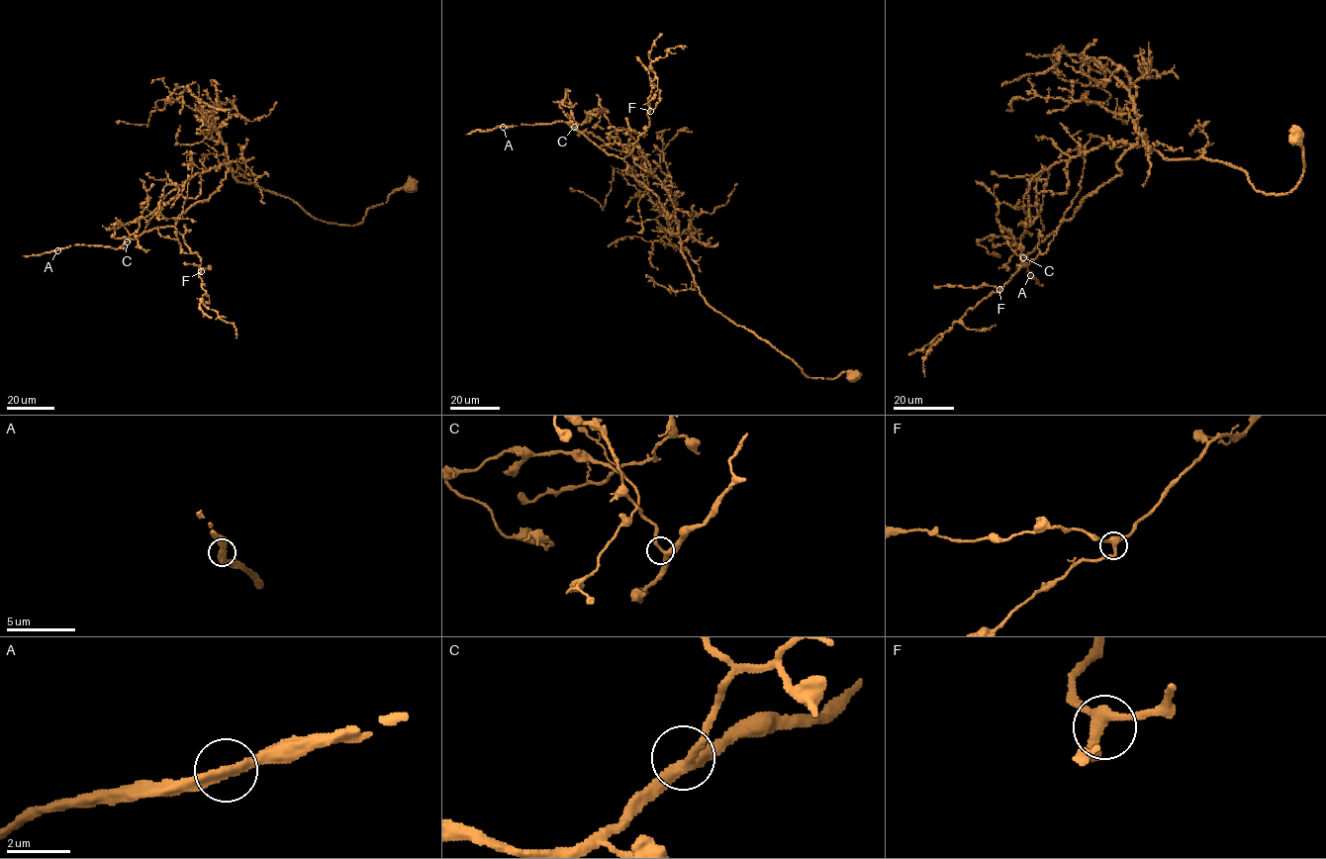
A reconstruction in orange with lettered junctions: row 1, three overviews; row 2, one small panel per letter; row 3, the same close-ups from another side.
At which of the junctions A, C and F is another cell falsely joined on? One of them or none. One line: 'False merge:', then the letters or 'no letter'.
False merge: no letter

